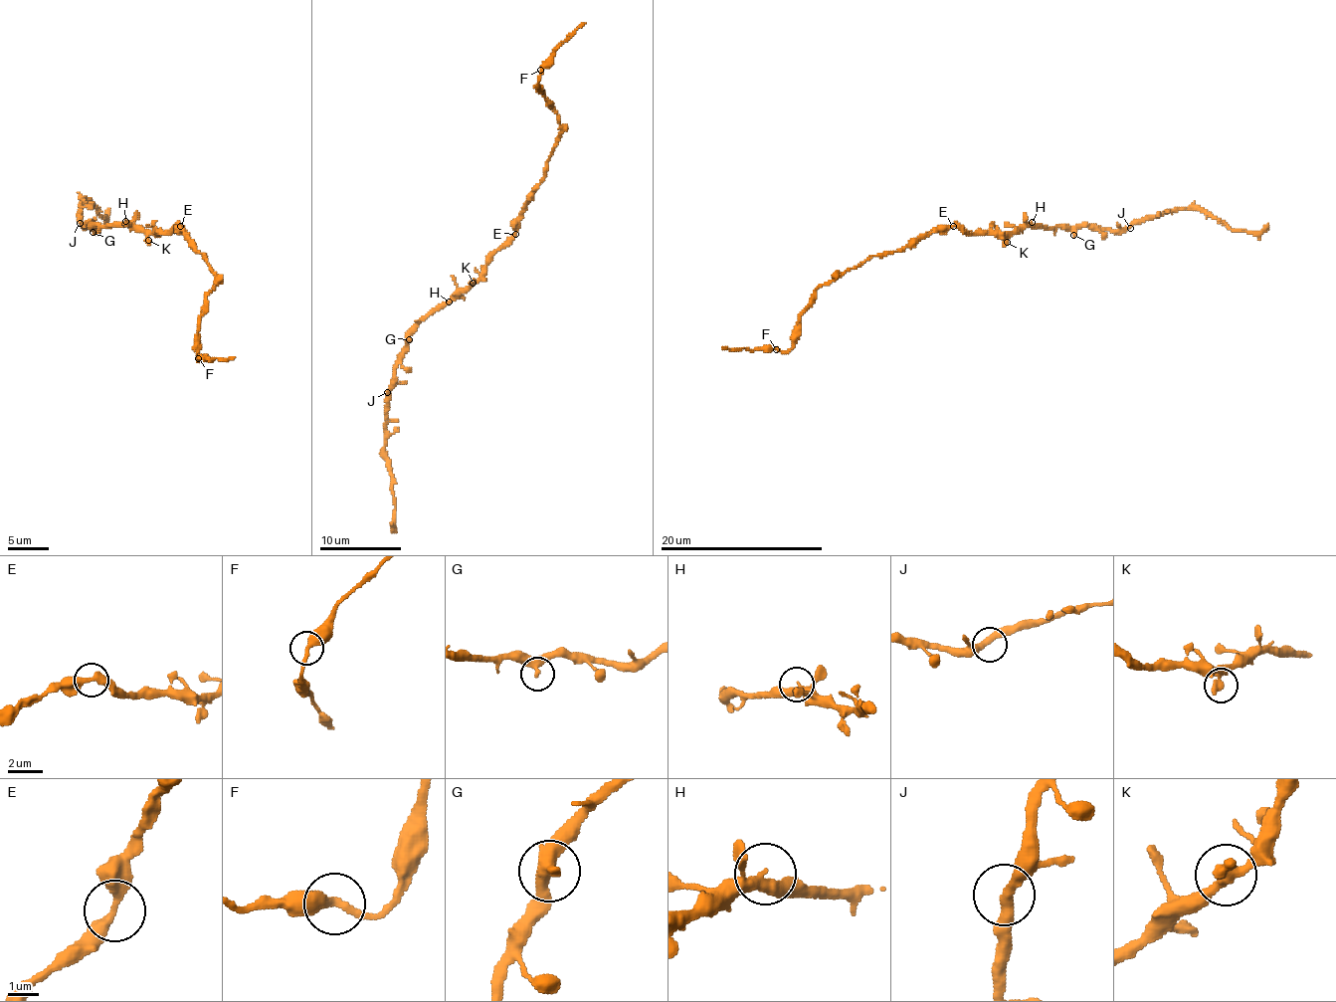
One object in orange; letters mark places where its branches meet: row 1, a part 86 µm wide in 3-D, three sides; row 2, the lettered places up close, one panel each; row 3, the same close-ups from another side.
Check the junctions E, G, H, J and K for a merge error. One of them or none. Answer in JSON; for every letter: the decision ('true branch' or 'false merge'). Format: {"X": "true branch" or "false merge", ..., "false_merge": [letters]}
{"E": "false merge", "G": "true branch", "H": "true branch", "J": "true branch", "K": "true branch", "false_merge": ["E"]}

